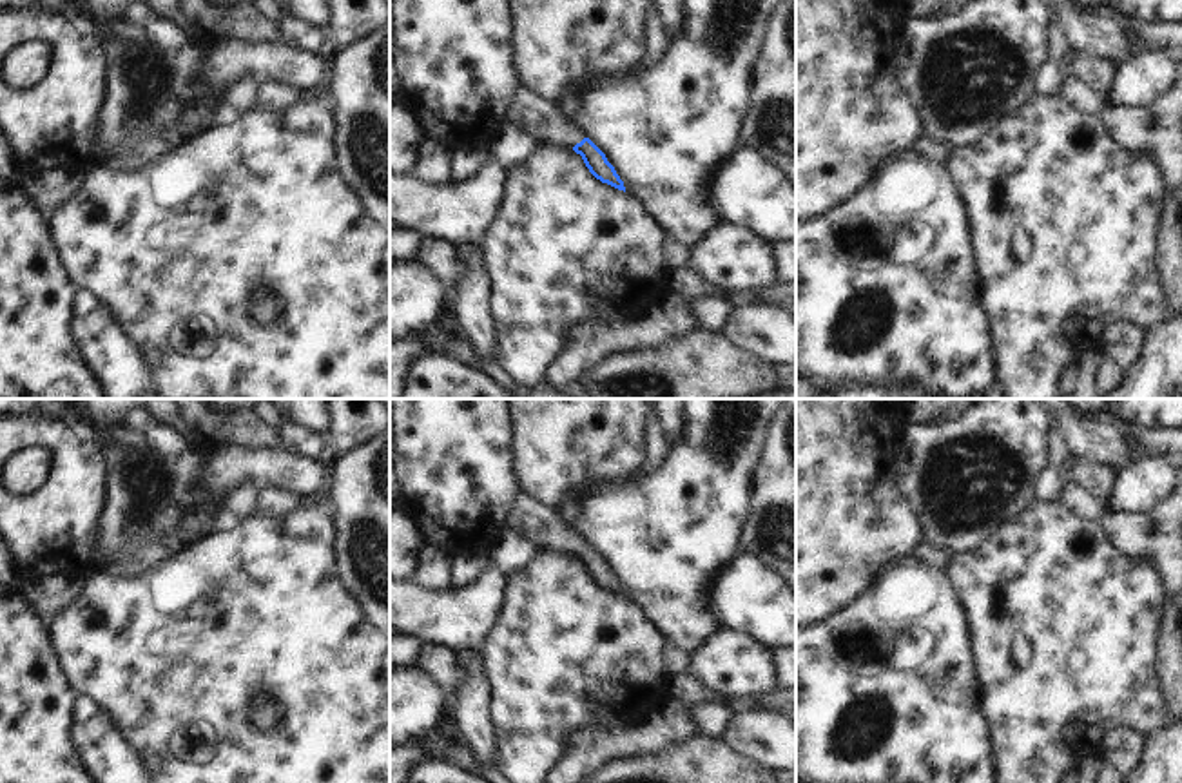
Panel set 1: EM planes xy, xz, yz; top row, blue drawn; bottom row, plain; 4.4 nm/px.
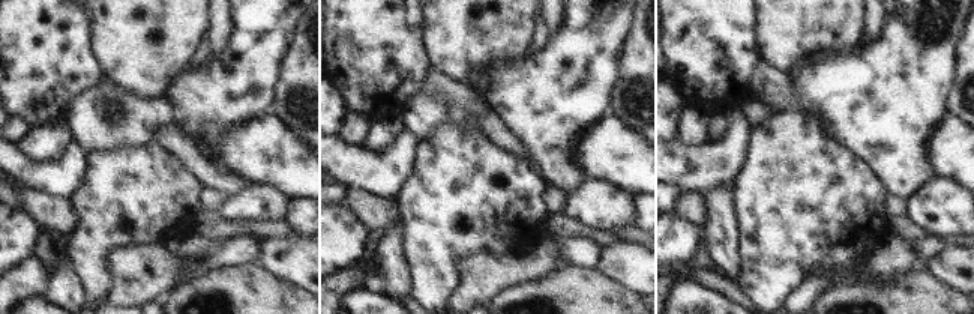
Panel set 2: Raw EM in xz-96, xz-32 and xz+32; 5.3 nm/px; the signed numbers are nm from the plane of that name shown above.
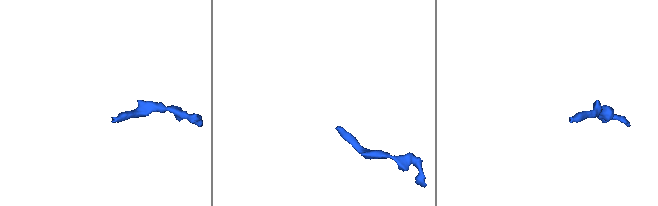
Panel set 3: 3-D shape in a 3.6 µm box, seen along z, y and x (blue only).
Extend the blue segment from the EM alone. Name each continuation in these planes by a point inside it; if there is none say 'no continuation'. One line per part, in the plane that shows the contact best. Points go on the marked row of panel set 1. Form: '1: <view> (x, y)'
1: xz (532, 113)

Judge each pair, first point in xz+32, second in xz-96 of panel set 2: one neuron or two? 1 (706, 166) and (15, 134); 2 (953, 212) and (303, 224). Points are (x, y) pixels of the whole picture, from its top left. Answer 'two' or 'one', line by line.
1: two
2: two

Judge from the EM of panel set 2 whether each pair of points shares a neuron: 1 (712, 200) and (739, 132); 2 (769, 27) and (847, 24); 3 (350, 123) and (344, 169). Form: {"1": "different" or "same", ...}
{"1": "different", "2": "same", "3": "different"}

